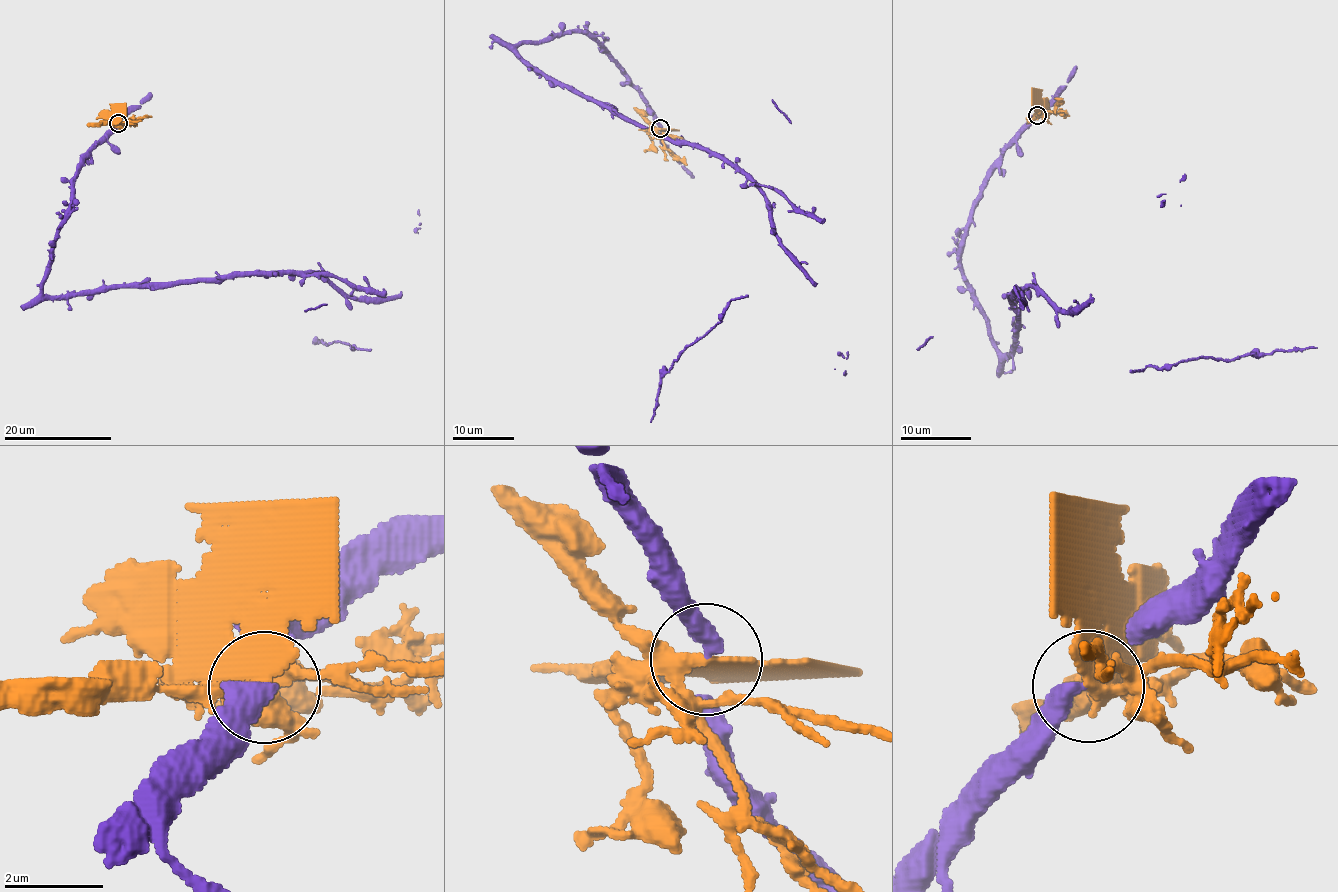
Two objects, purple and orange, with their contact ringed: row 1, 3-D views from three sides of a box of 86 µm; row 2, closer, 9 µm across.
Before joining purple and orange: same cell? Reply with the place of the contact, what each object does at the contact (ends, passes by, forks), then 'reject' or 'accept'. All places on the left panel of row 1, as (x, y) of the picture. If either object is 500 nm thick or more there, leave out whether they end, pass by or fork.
at (118, 123); purple passes by; orange ends there; reject

